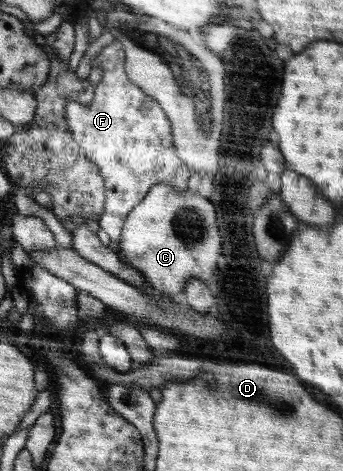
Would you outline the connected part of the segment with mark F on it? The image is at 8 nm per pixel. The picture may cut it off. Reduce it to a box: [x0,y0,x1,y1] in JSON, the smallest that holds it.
[66,41,190,241]

